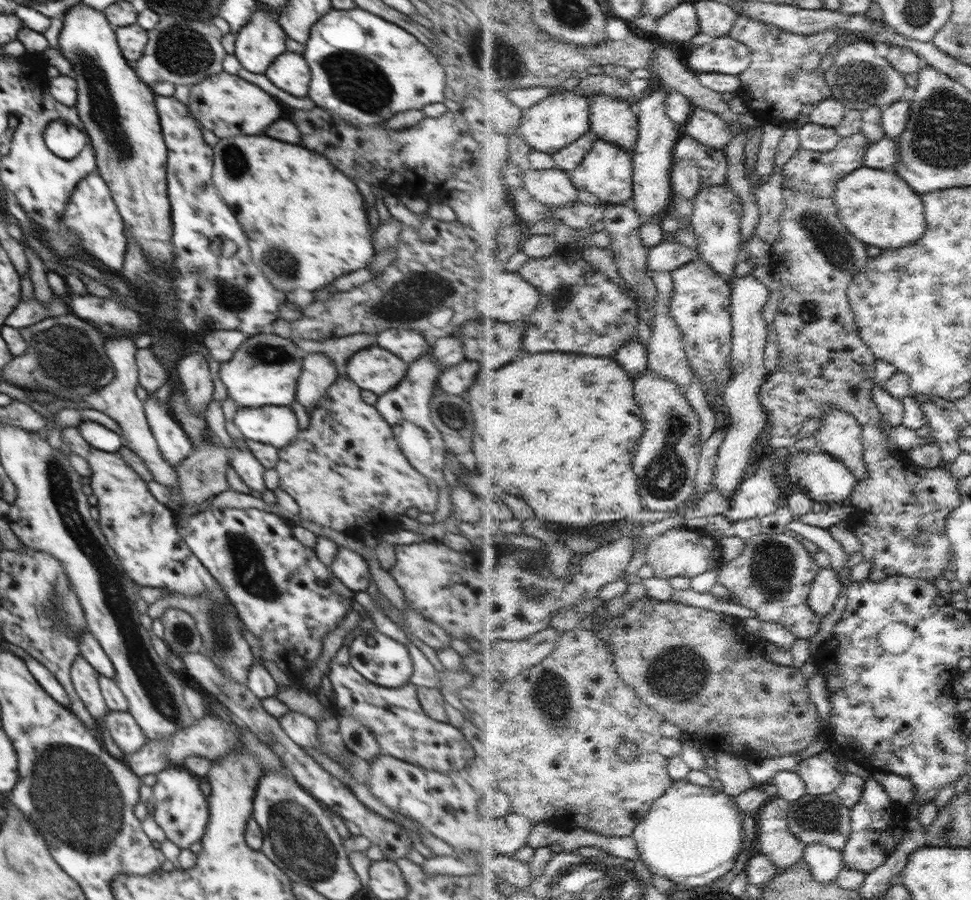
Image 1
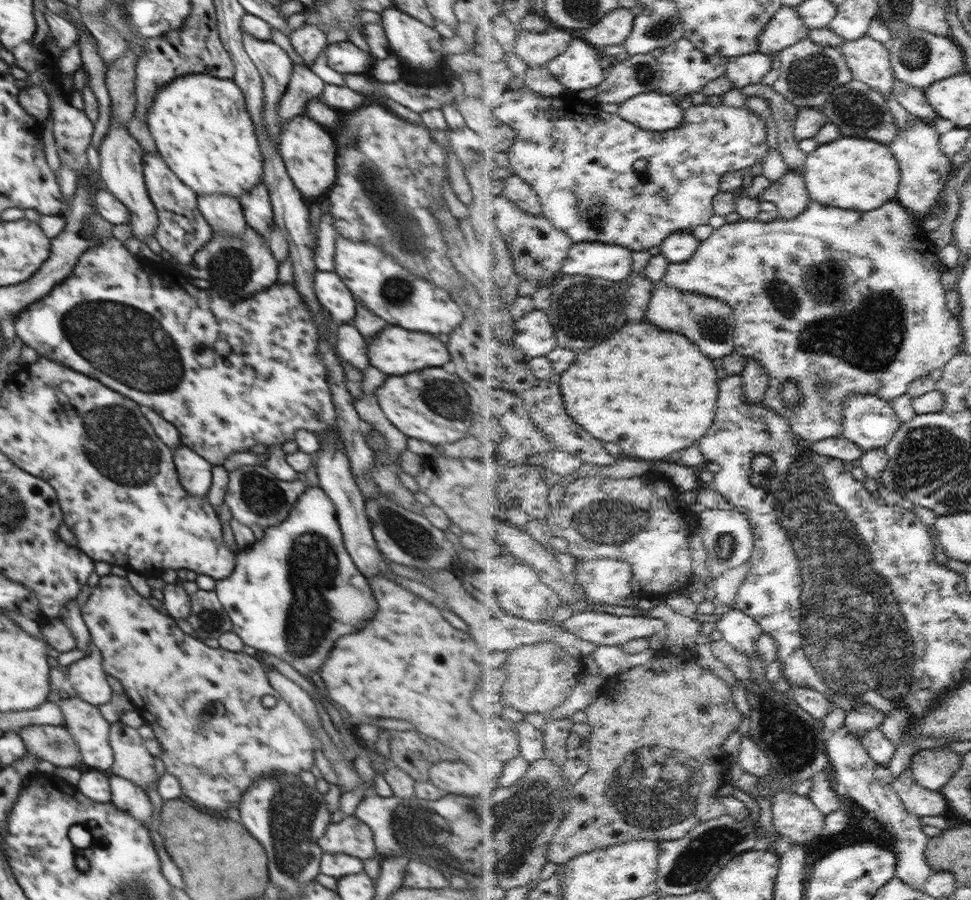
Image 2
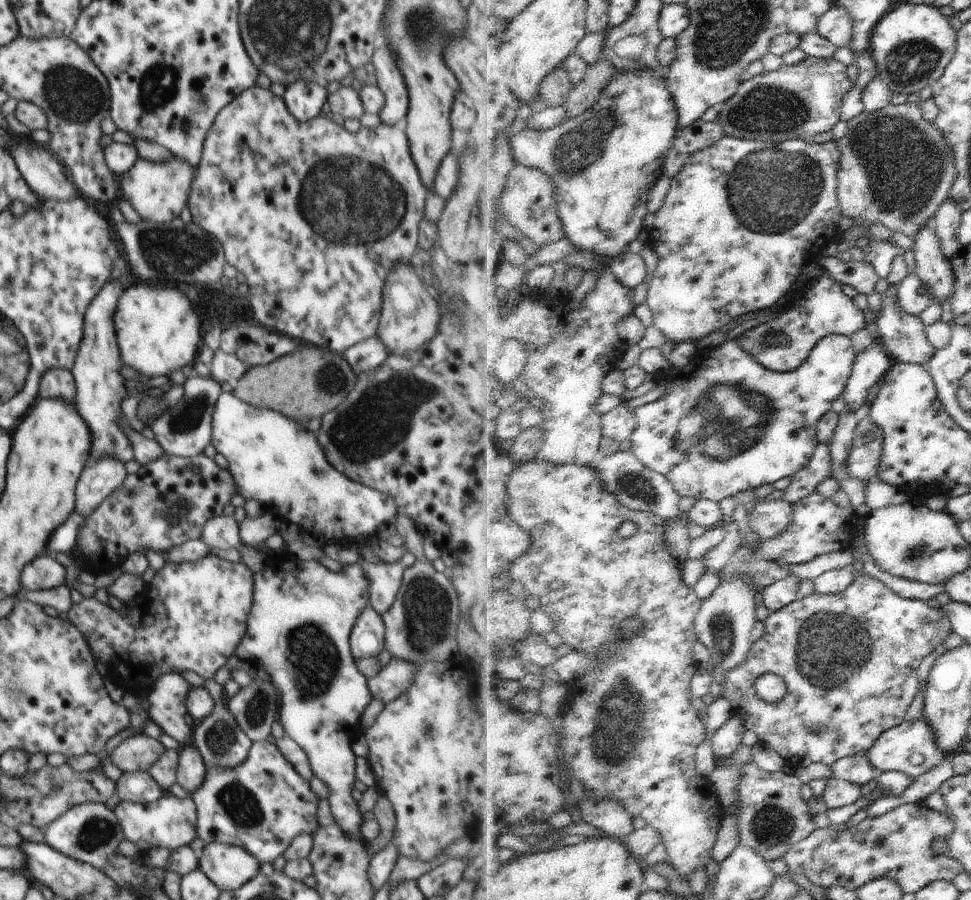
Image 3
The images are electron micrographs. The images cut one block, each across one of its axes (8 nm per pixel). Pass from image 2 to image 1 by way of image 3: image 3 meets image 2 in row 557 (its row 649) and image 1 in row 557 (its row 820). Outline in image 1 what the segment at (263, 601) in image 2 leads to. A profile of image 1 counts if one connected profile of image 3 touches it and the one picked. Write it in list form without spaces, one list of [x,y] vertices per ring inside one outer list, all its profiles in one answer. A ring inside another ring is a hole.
[[[338,546],[338,553],[331,565],[335,582],[346,592],[367,591],[370,585],[368,564],[359,553]]]

